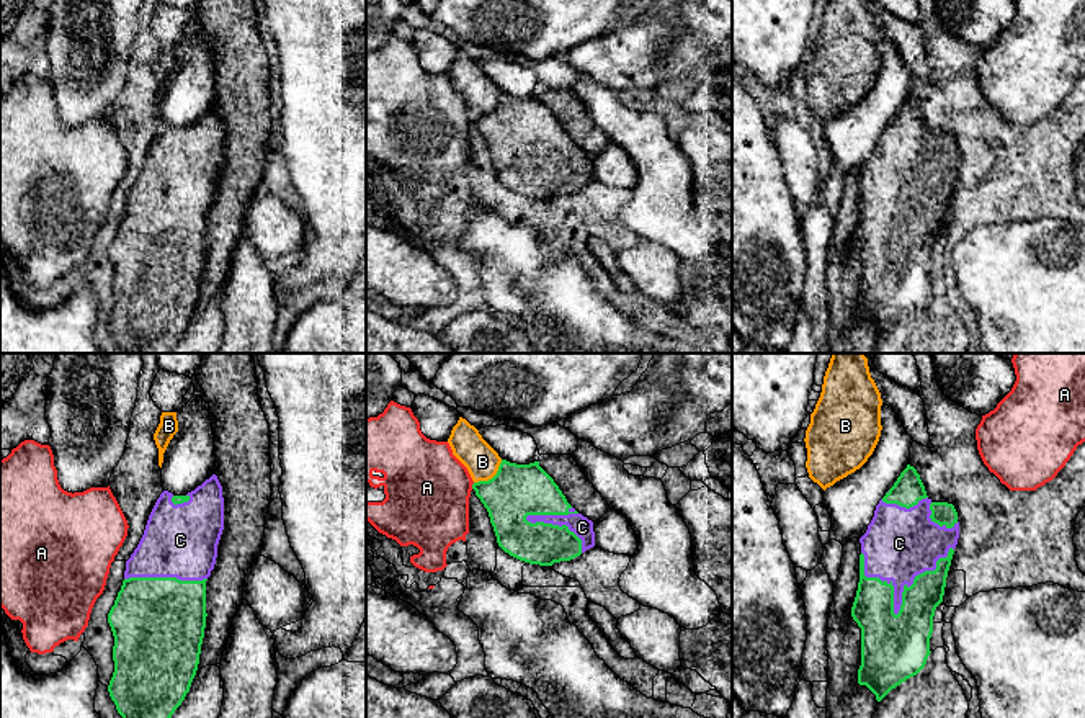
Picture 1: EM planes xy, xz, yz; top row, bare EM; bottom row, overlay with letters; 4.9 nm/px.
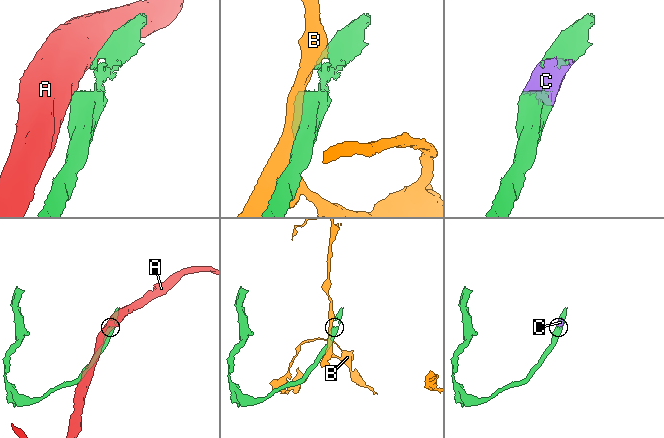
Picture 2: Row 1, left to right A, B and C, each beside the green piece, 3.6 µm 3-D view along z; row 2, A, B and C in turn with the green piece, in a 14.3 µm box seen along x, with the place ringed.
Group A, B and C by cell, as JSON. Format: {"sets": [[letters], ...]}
{"sets": [["A"], ["B"], ["C"]]}

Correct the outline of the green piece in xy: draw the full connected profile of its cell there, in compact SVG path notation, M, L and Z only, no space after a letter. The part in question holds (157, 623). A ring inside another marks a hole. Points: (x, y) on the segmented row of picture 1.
M216 474L186 496L173 496L163 491L157 499L144 535L126 561L121 590L108 613L108 623L114 636L114 672L108 692L123 718L172 718L190 692L206 628L206 581L216 564L222 530L224 497Z

